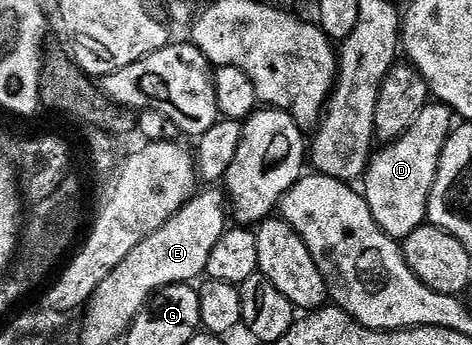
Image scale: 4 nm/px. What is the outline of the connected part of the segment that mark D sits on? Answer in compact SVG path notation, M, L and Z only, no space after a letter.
M429 102L399 140L383 146L369 161L362 191L375 222L388 237L406 238L425 224L438 163L453 128L452 110L440 102Z

